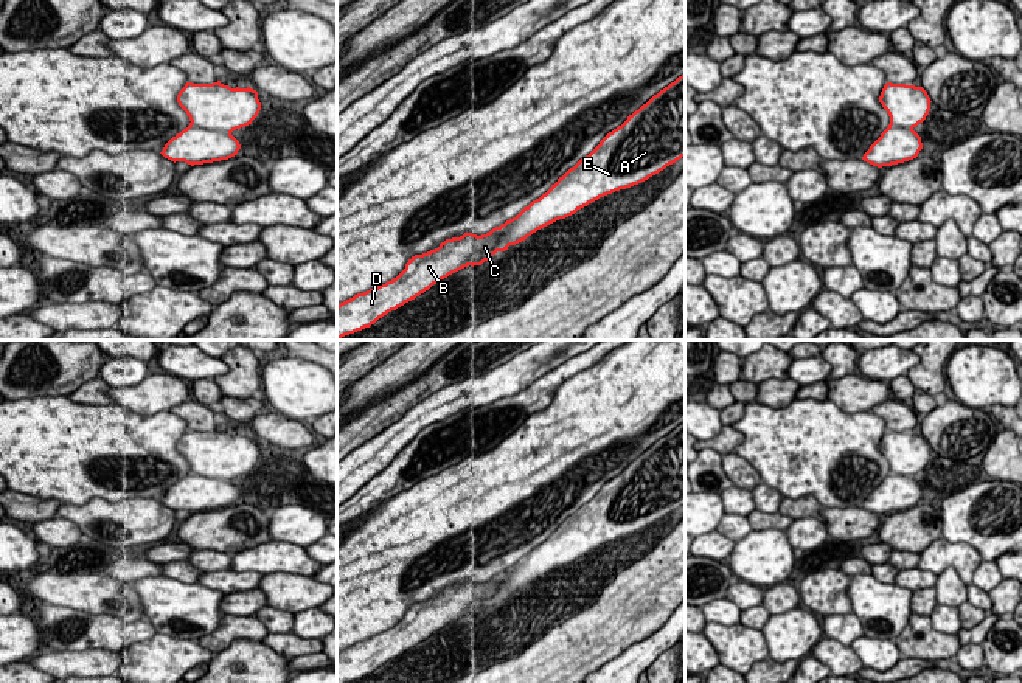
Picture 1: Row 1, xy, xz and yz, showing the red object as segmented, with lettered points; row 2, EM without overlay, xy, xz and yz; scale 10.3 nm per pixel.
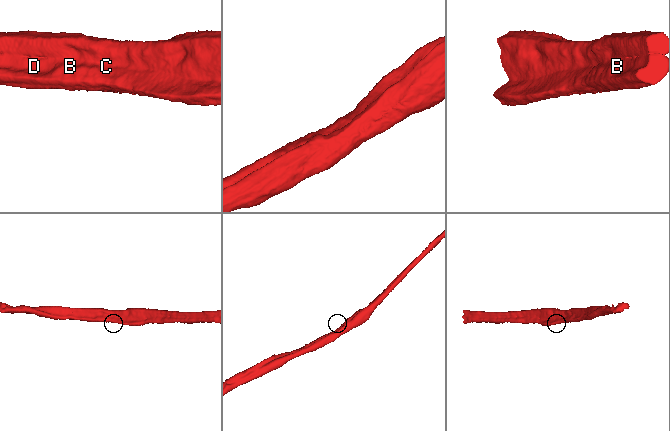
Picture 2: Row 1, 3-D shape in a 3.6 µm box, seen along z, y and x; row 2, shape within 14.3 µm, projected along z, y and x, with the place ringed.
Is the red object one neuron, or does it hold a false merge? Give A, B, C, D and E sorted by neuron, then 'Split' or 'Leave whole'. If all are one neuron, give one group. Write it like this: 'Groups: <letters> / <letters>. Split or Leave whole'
Groups: A E / B C D. Split

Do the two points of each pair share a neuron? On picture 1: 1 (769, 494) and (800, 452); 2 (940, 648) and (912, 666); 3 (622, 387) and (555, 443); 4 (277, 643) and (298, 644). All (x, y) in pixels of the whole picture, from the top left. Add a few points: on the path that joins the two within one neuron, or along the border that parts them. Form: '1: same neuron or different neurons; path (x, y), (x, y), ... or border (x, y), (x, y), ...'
1: different neurons; border (761, 480), (782, 497)
2: different neurons; border (901, 655), (932, 662)
3: same neuron; path (604, 404), (572, 436)
4: same neuron; path (281, 643), (294, 644)

